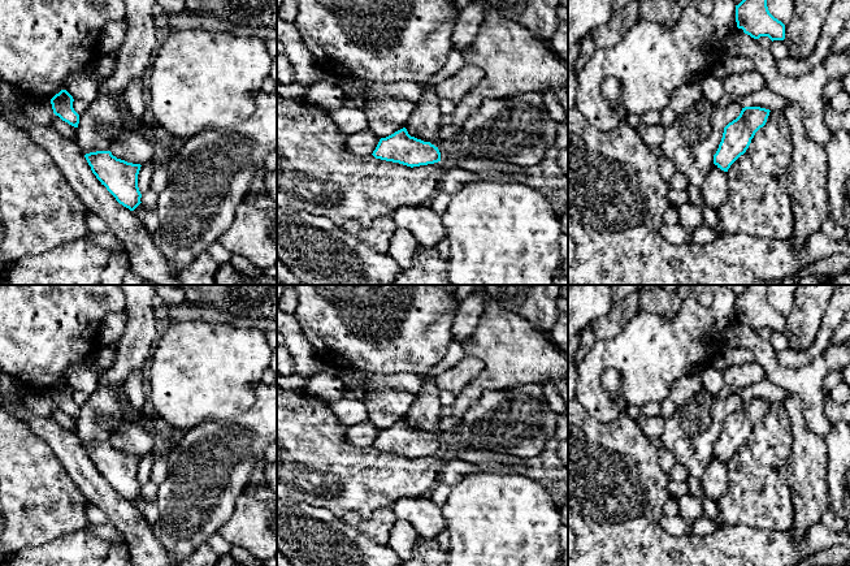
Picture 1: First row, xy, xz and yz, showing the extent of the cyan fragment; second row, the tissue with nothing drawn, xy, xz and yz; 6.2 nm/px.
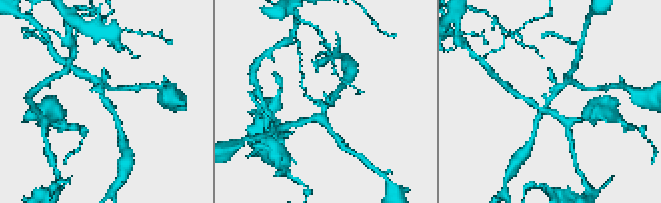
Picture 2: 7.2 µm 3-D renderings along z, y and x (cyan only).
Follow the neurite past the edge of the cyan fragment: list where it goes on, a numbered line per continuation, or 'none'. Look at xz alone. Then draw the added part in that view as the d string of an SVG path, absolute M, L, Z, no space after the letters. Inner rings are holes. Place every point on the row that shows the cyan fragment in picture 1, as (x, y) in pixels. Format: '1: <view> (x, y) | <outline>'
none

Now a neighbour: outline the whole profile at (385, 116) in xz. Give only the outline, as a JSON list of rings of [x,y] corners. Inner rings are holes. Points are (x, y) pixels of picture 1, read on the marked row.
[[[367,96],[363,111],[368,118],[368,130],[381,139],[407,126],[415,103],[403,98]]]

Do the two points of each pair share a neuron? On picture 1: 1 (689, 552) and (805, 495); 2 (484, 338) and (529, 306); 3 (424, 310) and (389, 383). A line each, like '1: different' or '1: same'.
1: different
2: different
3: different

